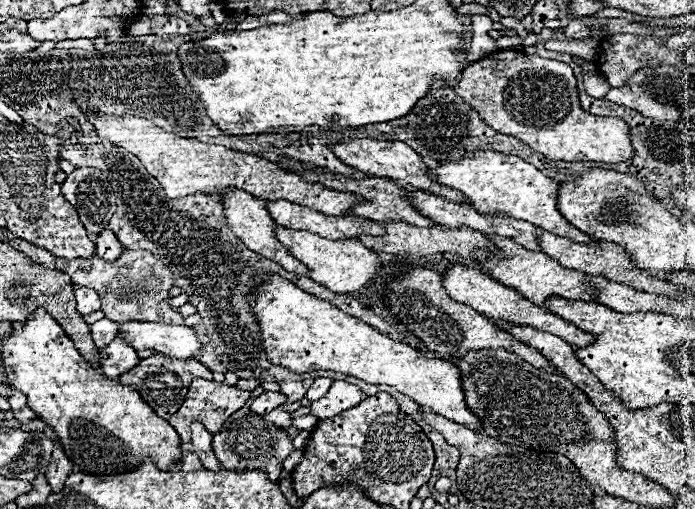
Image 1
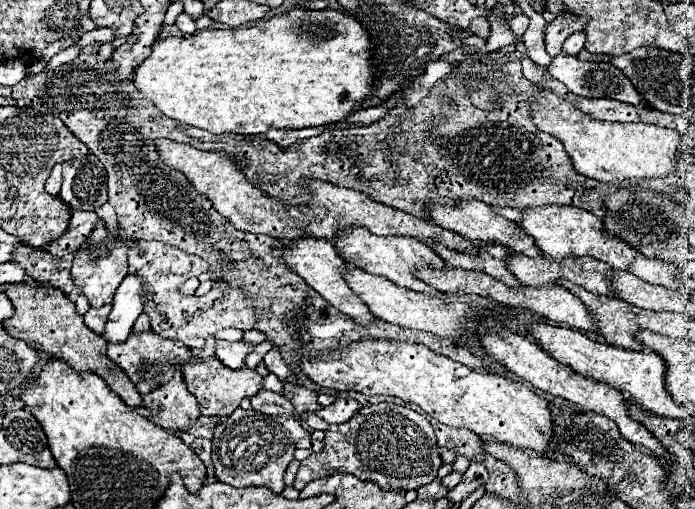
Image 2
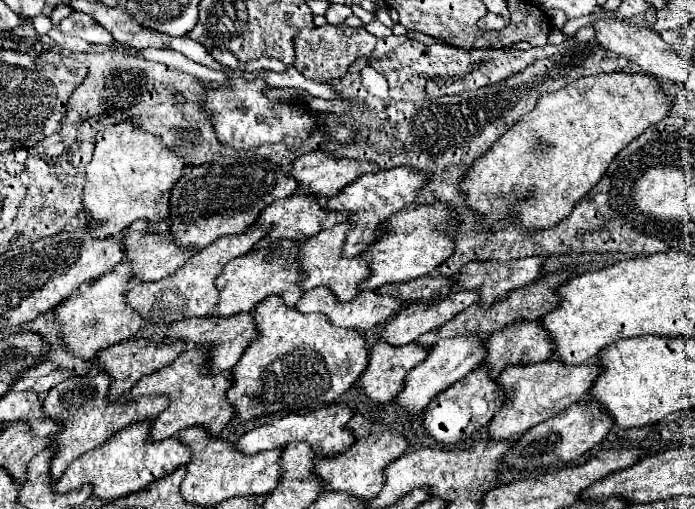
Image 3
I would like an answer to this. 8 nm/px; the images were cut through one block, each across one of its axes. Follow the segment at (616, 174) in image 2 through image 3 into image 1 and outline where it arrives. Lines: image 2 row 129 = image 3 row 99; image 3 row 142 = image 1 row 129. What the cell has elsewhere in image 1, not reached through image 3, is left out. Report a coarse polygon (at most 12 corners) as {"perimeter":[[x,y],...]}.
{"perimeter":[[498,50],[454,90],[552,160],[618,164],[630,126],[584,112],[564,62]]}

